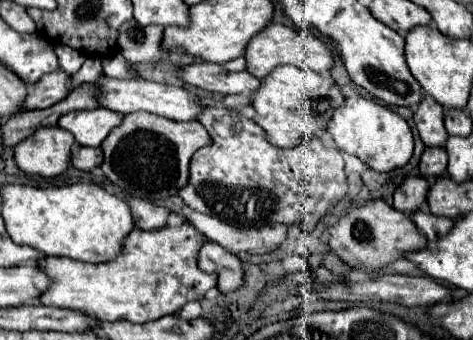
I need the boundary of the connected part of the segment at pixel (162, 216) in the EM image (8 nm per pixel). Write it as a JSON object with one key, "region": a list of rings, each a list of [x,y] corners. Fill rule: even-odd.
{"region":[[[127,199],[133,215],[135,215],[135,225],[139,229],[145,231],[157,231],[163,229],[167,225],[167,219],[173,215],[171,209],[161,207],[161,205],[153,205],[149,201],[141,201],[141,199]]]}

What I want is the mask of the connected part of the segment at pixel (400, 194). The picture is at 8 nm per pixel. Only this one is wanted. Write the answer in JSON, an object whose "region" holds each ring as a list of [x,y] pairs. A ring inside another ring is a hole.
{"region":[[[409,177],[403,185],[397,187],[393,197],[393,207],[411,215],[423,207],[429,193],[429,181],[425,177]]]}

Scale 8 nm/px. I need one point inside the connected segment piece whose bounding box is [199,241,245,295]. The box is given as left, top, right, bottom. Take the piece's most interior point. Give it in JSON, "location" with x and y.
{"location":[228,266]}

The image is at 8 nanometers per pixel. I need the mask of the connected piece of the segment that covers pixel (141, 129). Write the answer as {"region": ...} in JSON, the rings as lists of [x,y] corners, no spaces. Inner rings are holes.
{"region":[[[129,113],[125,115],[123,123],[103,141],[101,149],[105,159],[101,169],[105,177],[121,189],[127,189],[141,199],[161,201],[177,195],[177,191],[187,185],[191,157],[197,149],[207,147],[209,143],[211,135],[199,121],[175,123],[153,113]]]}

